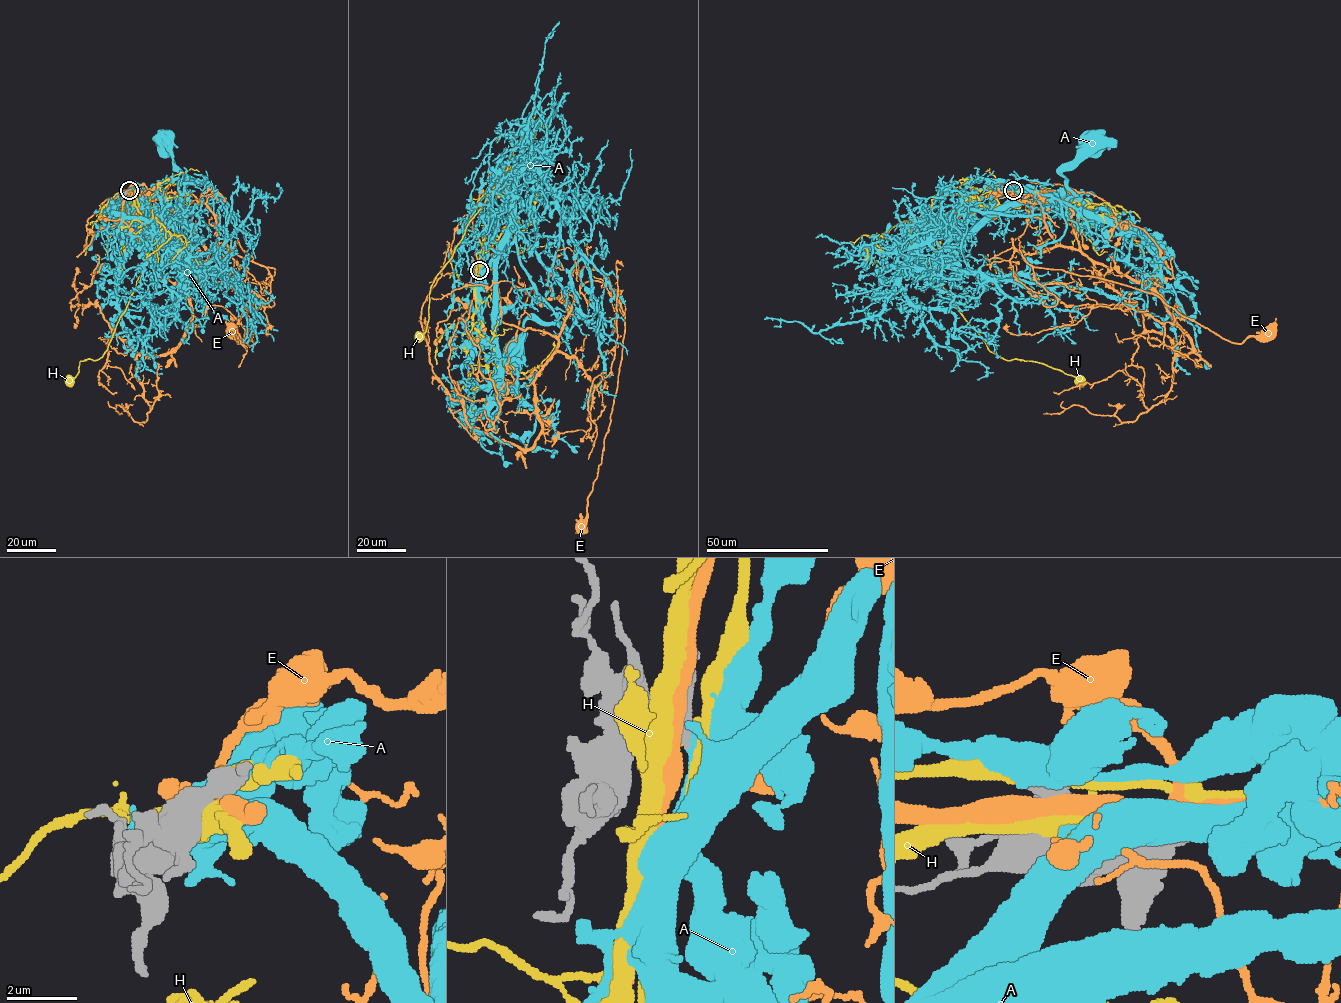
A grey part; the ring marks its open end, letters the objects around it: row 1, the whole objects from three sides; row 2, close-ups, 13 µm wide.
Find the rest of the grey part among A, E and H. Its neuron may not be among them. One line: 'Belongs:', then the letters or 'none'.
Belongs: A

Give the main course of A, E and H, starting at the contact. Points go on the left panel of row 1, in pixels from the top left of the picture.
A: (129, 190), (160, 234), (164, 210), (192, 215), (217, 193), (173, 168), (162, 138)
E: (128, 191), (146, 193), (146, 206), (187, 191), (214, 217), (224, 251), (275, 269), (241, 343), (232, 330)
H: (129, 190), (140, 215), (158, 220), (160, 240), (108, 348), (96, 360), (81, 360), (68, 380)

